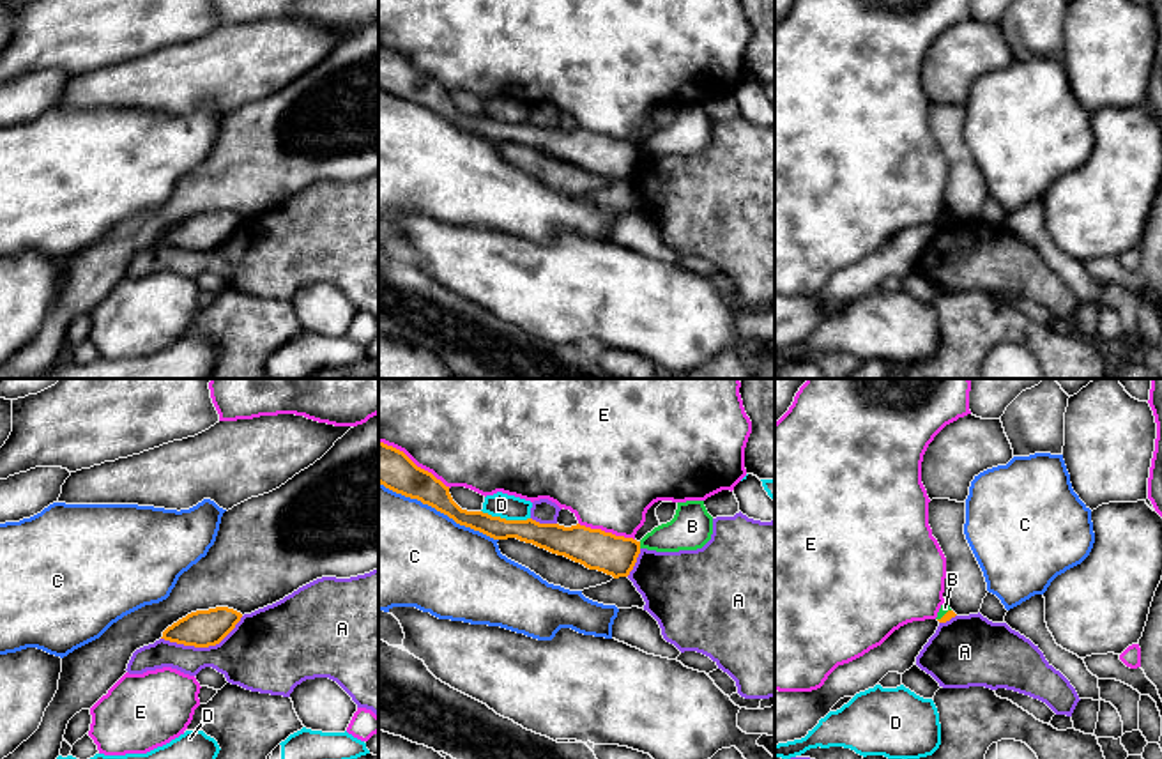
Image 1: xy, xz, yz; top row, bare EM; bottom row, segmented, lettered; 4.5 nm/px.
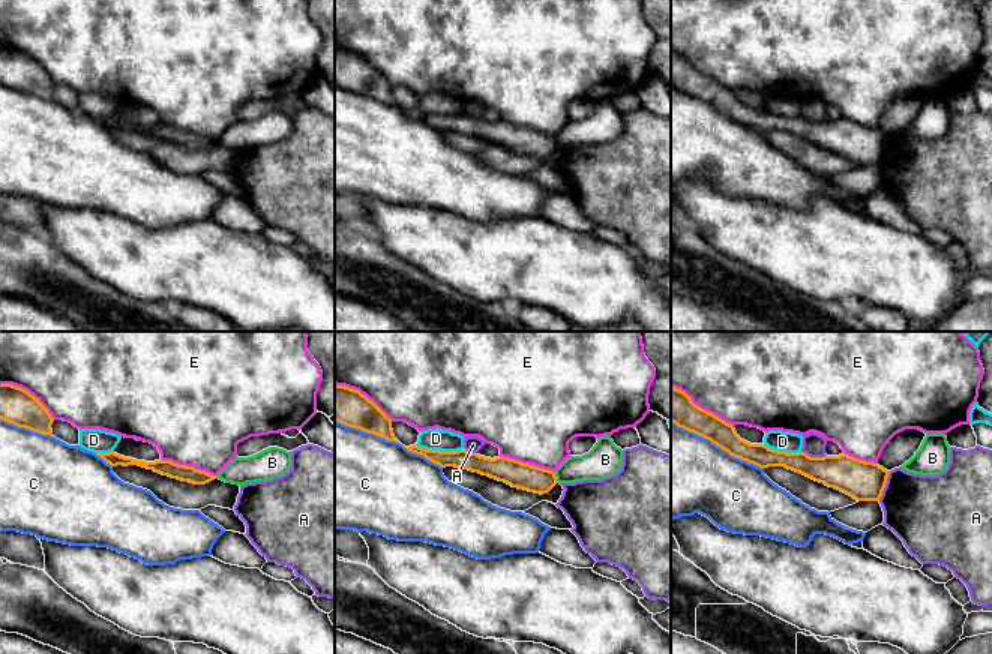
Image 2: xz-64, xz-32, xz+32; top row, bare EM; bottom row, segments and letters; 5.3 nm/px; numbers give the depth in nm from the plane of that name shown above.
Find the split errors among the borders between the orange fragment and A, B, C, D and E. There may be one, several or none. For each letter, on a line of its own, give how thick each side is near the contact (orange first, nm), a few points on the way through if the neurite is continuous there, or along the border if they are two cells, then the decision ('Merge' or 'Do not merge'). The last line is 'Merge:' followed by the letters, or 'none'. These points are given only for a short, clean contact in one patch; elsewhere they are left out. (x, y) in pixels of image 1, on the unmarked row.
A: Thickness 170 nm (orange) against 320 nm. Do not merge
B: Thickness 180 nm (orange) against 190 nm. Boundary: xz (639, 145), (641, 151). Do not merge
C: Thickness 170 nm (orange) against 480 nm. Do not merge
D: Thickness 130 nm (orange) against 110 nm. Boundary: xz (481, 114), (506, 122), (529, 122). Do not merge
E: Thickness 180 nm (orange) against 400 nm. Do not merge
Merge: none

